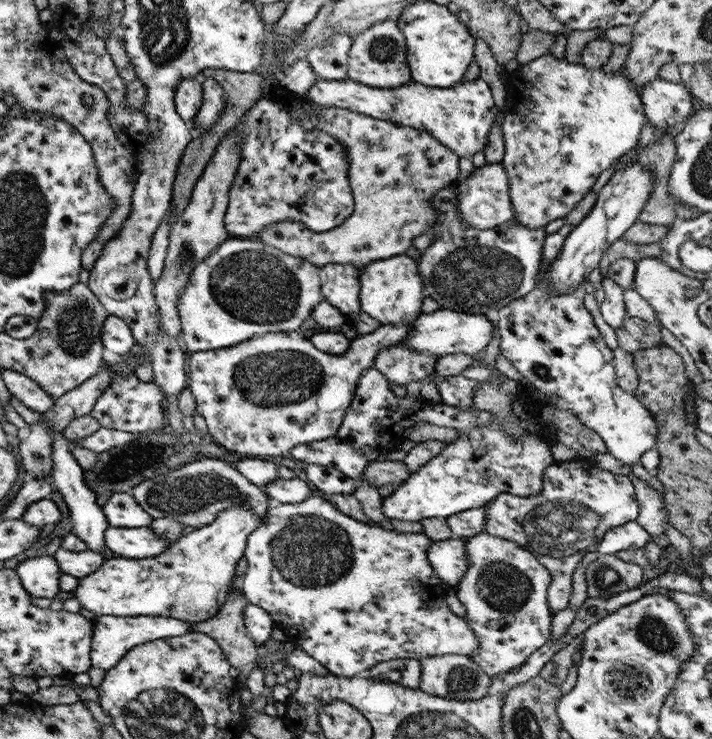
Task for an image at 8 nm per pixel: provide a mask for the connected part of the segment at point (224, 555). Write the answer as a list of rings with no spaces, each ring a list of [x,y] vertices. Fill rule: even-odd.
[[[228,506],[213,522],[188,530],[157,556],[127,559],[110,555],[93,572],[78,578],[72,598],[95,616],[165,615],[190,623],[205,622],[227,600],[226,590],[246,538],[259,525],[260,518],[249,507]]]

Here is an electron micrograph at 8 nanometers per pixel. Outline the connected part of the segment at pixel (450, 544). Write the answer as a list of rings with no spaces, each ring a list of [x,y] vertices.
[[[462,538],[431,541],[426,557],[436,577],[449,587],[456,584],[468,567]]]

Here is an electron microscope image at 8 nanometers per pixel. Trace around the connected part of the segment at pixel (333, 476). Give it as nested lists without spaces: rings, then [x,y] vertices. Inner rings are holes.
[[[305,464],[307,480],[321,491],[328,495],[353,494],[356,482],[338,470],[325,468],[318,464]]]

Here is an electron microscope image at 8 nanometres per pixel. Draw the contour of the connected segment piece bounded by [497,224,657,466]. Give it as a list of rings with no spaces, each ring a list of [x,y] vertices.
[[[564,224],[555,233],[546,235],[541,245],[542,255],[534,287],[497,311],[499,354],[525,380],[525,384],[514,386],[515,392],[529,395],[537,390],[549,397],[550,406],[570,410],[582,426],[601,437],[607,453],[630,466],[643,453],[654,448],[657,424],[651,413],[632,394],[625,394],[615,382],[612,351],[603,342],[589,311],[583,307],[583,283],[567,294],[554,295],[548,291],[544,278],[544,270],[548,270],[558,256],[572,228],[571,224]]]

